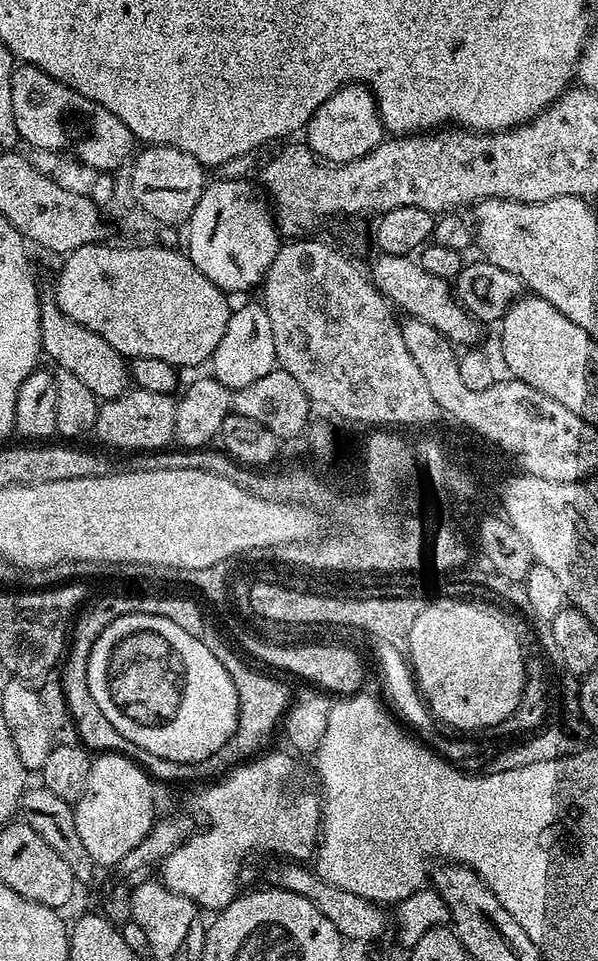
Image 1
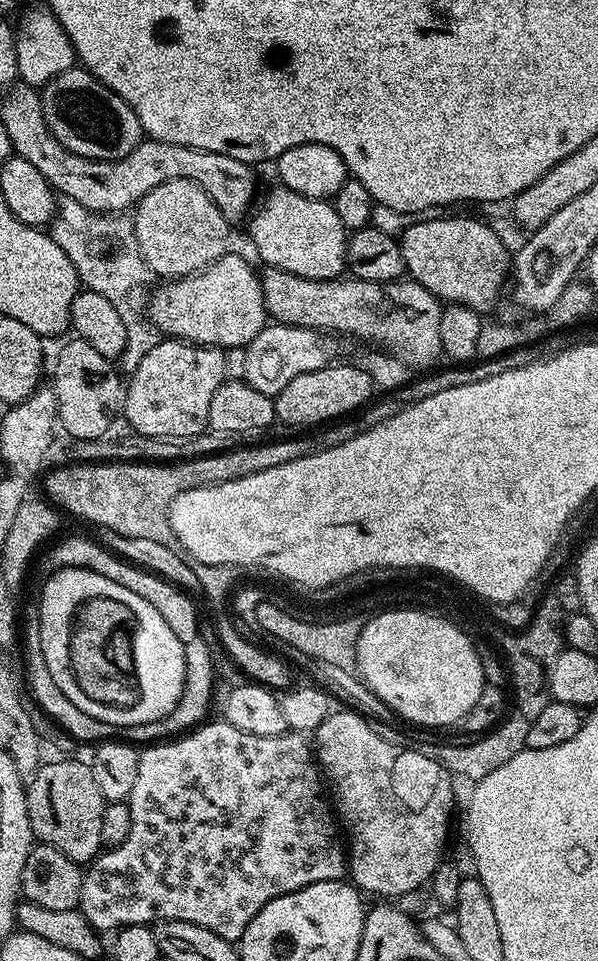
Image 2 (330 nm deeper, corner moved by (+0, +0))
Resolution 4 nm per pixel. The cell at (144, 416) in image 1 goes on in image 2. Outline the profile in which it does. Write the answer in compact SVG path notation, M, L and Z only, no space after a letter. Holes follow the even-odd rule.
M161 338L158 346L142 358L138 370L127 377L126 391L122 396L122 416L140 436L149 438L167 438L170 440L188 440L192 436L200 436L208 431L208 415L210 401L214 398L214 390L226 379L224 373L225 353L219 348L207 348L204 344L188 344L185 340Z

